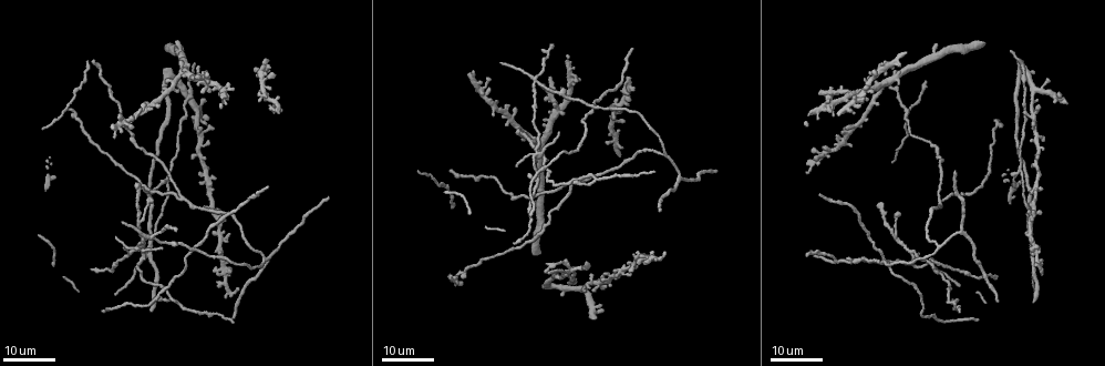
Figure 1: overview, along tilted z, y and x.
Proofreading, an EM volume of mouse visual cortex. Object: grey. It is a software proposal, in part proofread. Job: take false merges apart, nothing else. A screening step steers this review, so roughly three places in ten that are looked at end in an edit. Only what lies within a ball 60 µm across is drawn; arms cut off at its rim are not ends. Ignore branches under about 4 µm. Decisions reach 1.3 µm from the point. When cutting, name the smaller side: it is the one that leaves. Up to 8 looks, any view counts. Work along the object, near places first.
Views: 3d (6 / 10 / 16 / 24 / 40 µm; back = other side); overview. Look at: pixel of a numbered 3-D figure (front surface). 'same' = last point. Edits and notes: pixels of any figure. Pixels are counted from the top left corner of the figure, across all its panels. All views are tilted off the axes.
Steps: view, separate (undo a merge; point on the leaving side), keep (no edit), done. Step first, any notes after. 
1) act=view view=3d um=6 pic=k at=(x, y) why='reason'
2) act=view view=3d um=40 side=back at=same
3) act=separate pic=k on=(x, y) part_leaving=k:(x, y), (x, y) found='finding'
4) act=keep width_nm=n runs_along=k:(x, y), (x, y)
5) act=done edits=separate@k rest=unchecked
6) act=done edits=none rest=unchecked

act=view view=3d um=16 pic=1 at=(838, 263) why='looks like a crossing'

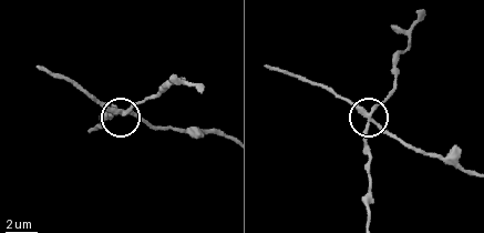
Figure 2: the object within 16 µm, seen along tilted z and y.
act=view view=3d um=10 pic=2 at=(367, 117)

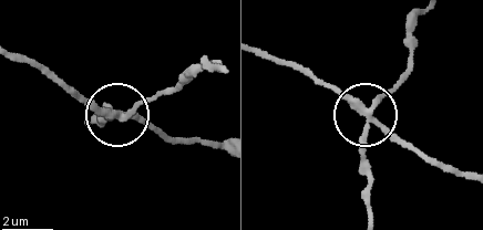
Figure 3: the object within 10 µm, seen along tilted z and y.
act=separate pic=3 on=(359, 150) arms=4 part_leaving=3:(369, 115), (366, 215) found='two neurons meet here'

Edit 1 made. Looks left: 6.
act=view view=overview

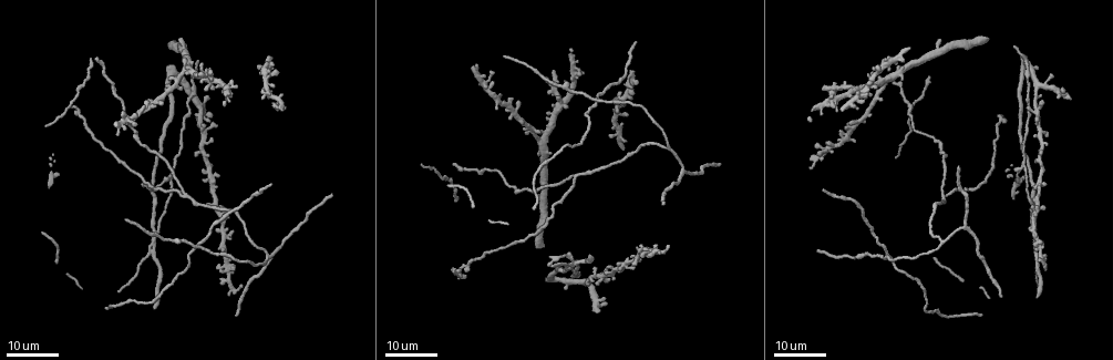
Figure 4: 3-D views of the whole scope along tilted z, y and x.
act=view view=3d um=16 pic=4 at=(941, 244) why='three-way junction'

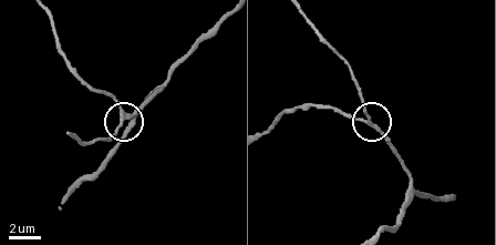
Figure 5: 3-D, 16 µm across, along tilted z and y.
act=view view=3d um=6 pic=5 at=(127, 115) why='closer look'

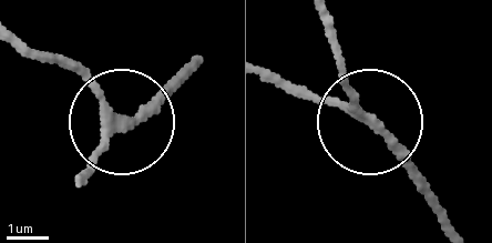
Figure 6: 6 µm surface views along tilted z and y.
act=view view=3d um=6 side=back pic=6 at=(368, 120) why='other side'

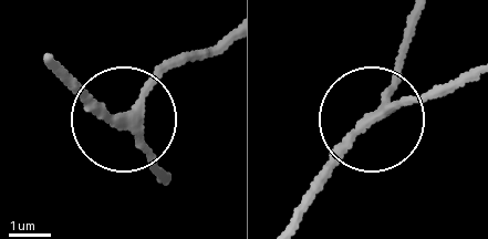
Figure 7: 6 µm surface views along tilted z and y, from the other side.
act=keep side_arm_um=24 runs_along=7:(222, 40), (156, 71), (122, 113), (76, 80) found='all the same neuron'

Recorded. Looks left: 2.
act=view view=3d um=24 pic=4 at=(1024, 164) why='three-way junction'

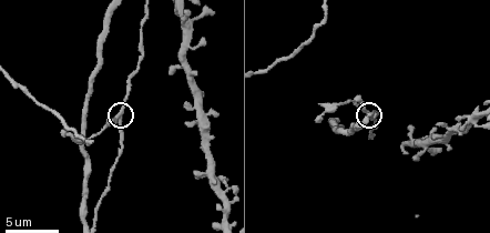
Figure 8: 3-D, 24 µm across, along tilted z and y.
act=view view=3d um=6 pic=8 at=(120, 118)

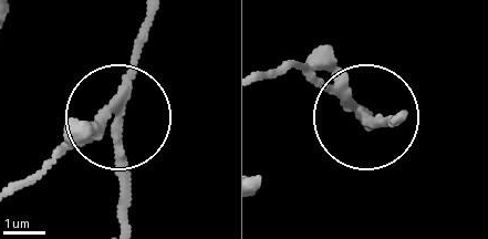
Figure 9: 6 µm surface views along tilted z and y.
act=separate pic=9 on=(91, 132) width_nm=190 part_leaving=9:(118, 97), (12, 184) found='a second neuron is stuck on'

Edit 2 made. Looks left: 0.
act=done edits=separate@3,separate@9 rest=unchecked

